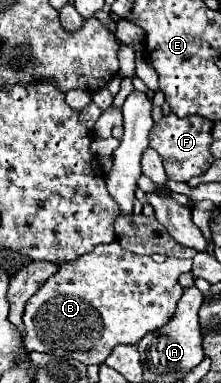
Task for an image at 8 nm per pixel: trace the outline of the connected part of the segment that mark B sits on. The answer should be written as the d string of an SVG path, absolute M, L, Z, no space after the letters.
M117 242L101 244L93 252L61 264L61 270L49 278L37 294L33 294L25 306L25 348L29 352L45 352L57 358L71 358L83 364L103 364L117 344L137 344L145 334L159 330L177 310L177 300L183 294L177 282L179 274L191 270L191 260L167 258L163 264L151 260L151 256L137 256L127 250L119 250Z

